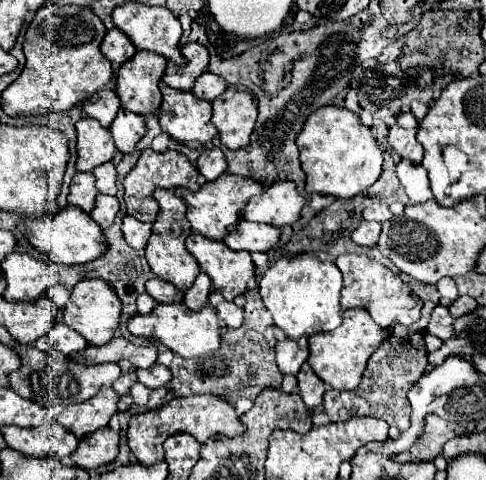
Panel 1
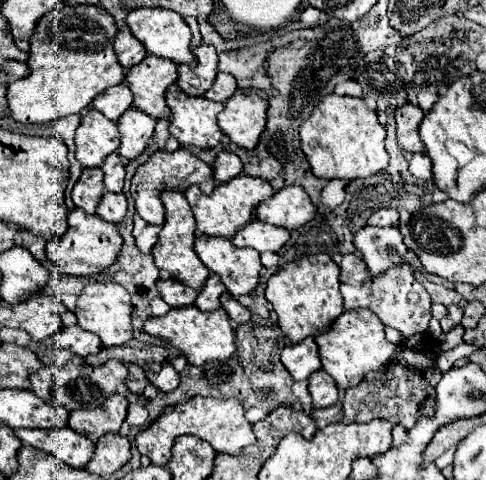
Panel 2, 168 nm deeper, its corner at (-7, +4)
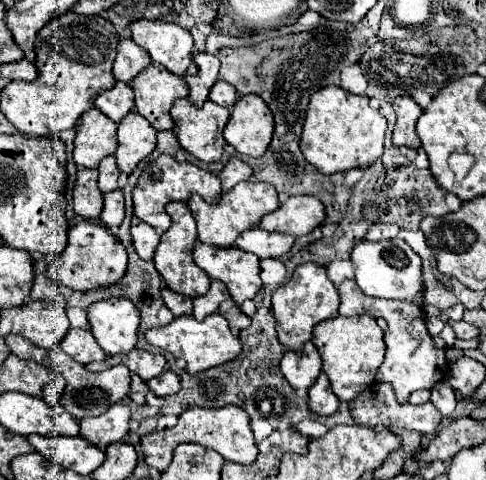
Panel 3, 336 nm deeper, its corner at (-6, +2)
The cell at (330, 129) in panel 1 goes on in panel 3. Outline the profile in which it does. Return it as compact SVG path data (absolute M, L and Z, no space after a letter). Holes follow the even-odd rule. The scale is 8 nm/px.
M339 86L321 88L311 96L301 134L301 152L321 174L341 174L351 168L367 168L383 154L385 118L369 108L367 96L345 92Z

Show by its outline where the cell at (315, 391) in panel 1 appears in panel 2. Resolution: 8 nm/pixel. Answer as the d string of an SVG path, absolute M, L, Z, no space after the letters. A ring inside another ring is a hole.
M318 370L310 376L308 388L312 394L314 408L328 408L328 406L336 404L336 400L338 400L338 388L336 388L332 376L328 376L324 370Z

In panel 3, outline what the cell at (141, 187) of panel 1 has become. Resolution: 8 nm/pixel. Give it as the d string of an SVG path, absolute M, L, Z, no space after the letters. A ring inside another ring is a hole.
M161 154L159 158L151 160L145 170L139 176L139 182L133 190L133 204L135 204L135 216L141 218L143 222L151 224L155 230L165 232L171 226L171 218L165 212L165 204L173 200L187 202L191 194L201 194L207 202L217 202L221 198L221 182L215 174L209 170L203 170L187 160L179 160L175 156Z

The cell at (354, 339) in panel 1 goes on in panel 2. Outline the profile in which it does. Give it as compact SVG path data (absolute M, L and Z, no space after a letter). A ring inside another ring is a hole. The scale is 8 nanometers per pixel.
M366 308L340 314L328 328L328 332L316 336L316 344L320 348L322 368L334 378L338 390L358 386L368 372L384 366L392 358L392 352L396 352L396 346L384 338L384 324L380 322L380 318Z

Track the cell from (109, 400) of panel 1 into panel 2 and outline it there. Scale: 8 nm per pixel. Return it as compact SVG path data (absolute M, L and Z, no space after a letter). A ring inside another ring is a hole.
M114 394L96 410L74 410L74 412L70 412L68 426L74 432L96 442L104 434L108 434L108 432L116 434L120 430L124 418L126 418L126 408L128 408L128 400L120 394Z

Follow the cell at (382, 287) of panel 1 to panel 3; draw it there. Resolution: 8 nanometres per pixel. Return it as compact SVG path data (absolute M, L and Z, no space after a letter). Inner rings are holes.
M353 278L339 284L339 296L341 296L339 314L343 314L343 316L369 314L373 318L387 320L387 324L389 324L389 328L385 332L387 354L385 354L385 362L379 366L377 380L393 384L399 404L407 404L411 392L423 388L423 386L419 386L419 382L423 382L423 378L427 378L427 370L431 370L431 388L447 376L445 350L431 350L433 338L425 326L423 306L415 306L411 302L395 302L395 300L387 300L387 298L371 298L367 294L363 294L363 290L359 290L359 286Z

